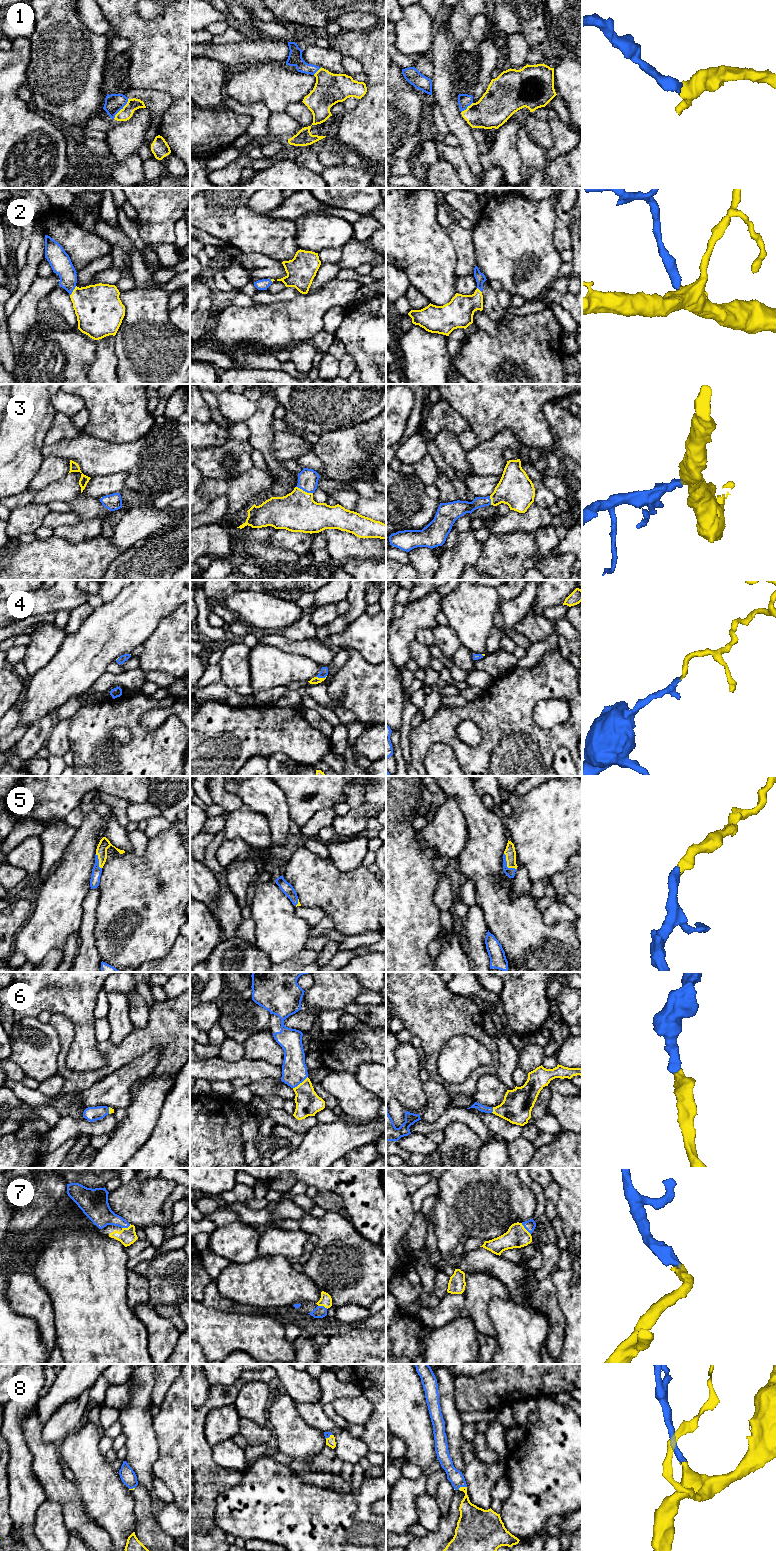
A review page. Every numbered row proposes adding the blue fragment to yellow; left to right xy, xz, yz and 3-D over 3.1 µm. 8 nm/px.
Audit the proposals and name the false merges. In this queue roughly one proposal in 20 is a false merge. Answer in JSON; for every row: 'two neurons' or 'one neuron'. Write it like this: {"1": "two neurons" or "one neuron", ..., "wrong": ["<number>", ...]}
{"1": "one neuron", "2": "one neuron", "3": "one neuron", "4": "one neuron", "5": "one neuron", "6": "one neuron", "7": "one neuron", "8": "one neuron", "wrong": []}

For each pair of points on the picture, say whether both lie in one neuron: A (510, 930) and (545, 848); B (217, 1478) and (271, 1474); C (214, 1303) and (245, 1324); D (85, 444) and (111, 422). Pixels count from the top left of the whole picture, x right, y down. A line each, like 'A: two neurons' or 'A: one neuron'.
A: two neurons
B: two neurons
C: two neurons
D: two neurons

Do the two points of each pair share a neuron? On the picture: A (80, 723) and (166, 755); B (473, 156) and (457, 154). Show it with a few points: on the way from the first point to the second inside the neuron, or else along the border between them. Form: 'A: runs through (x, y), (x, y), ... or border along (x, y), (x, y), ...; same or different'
A: runs through (103, 718), (124, 718), (137, 731), (143, 742); same
B: border along (458, 146), (467, 165), (475, 176); different

